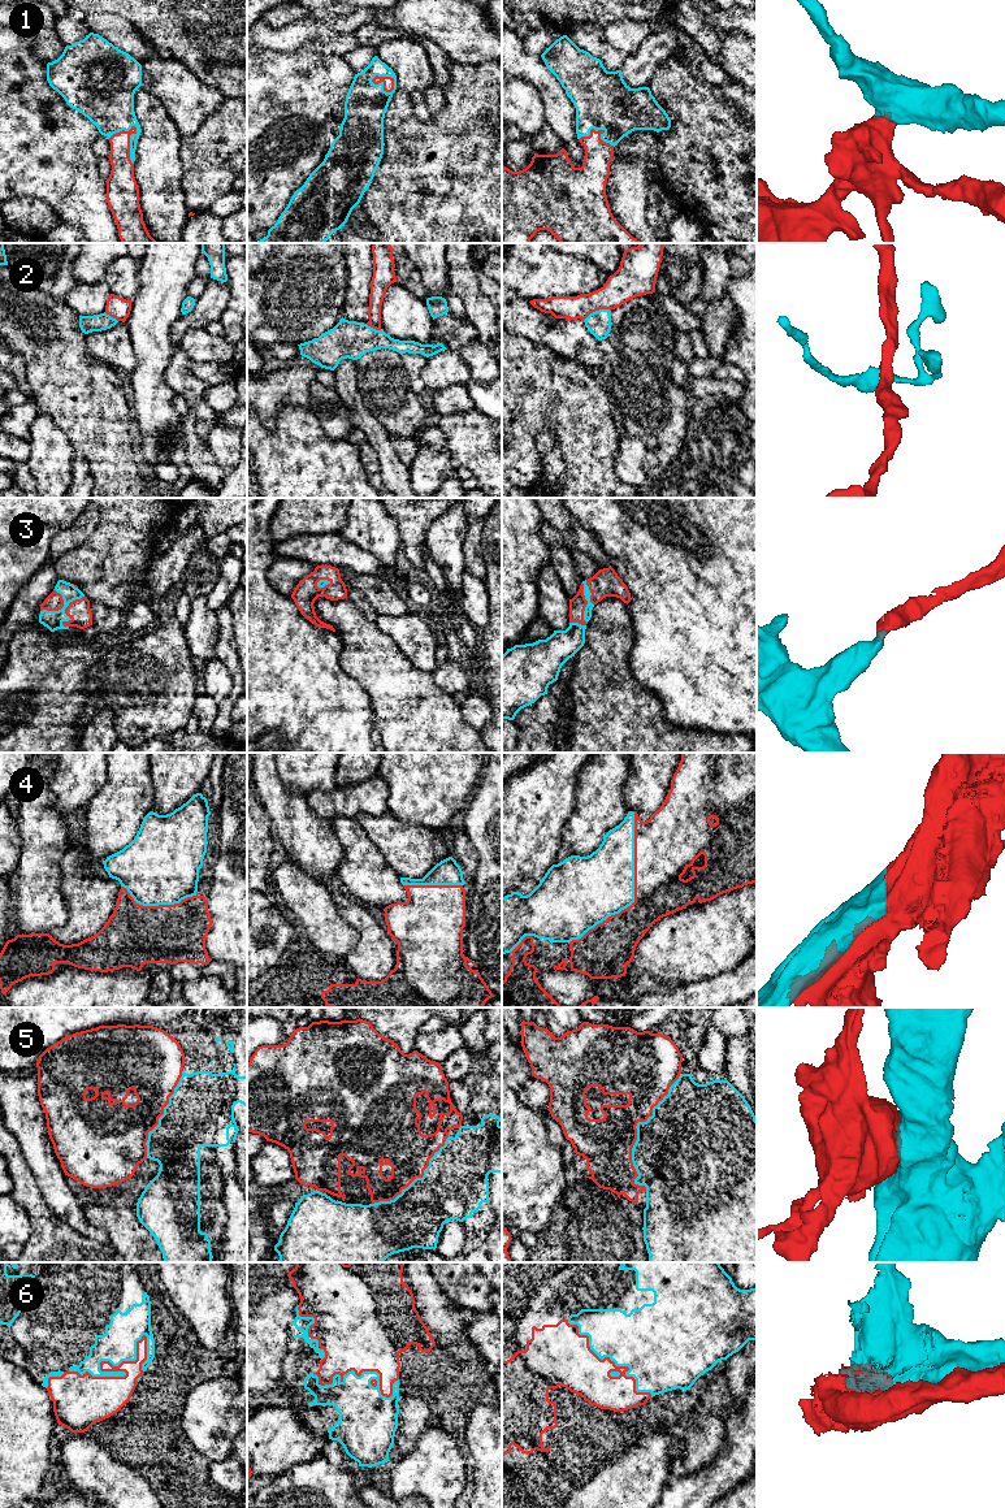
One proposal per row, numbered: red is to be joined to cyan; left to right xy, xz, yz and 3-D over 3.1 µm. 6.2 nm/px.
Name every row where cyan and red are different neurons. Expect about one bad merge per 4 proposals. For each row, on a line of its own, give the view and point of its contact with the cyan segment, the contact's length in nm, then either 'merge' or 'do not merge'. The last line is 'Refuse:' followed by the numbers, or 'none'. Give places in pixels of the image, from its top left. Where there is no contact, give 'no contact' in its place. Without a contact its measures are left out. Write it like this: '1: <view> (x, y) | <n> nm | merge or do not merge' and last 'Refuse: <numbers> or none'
1: xy (130, 143) | 240 nm | merge
2: yz (597, 311) | 180 nm | do not merge
3: xy (63, 607) | 280 nm | merge
4: yz (633, 888) | 900 nm | merge
5: yz (637, 1132) | 750 nm | do not merge
6: xy (108, 1372) | 550 nm | merge
Refuse: 2, 5

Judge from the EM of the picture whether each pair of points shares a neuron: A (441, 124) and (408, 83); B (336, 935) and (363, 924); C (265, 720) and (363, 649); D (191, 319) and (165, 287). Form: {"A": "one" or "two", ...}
{"A": "two", "B": "two", "C": "two", "D": "two"}

